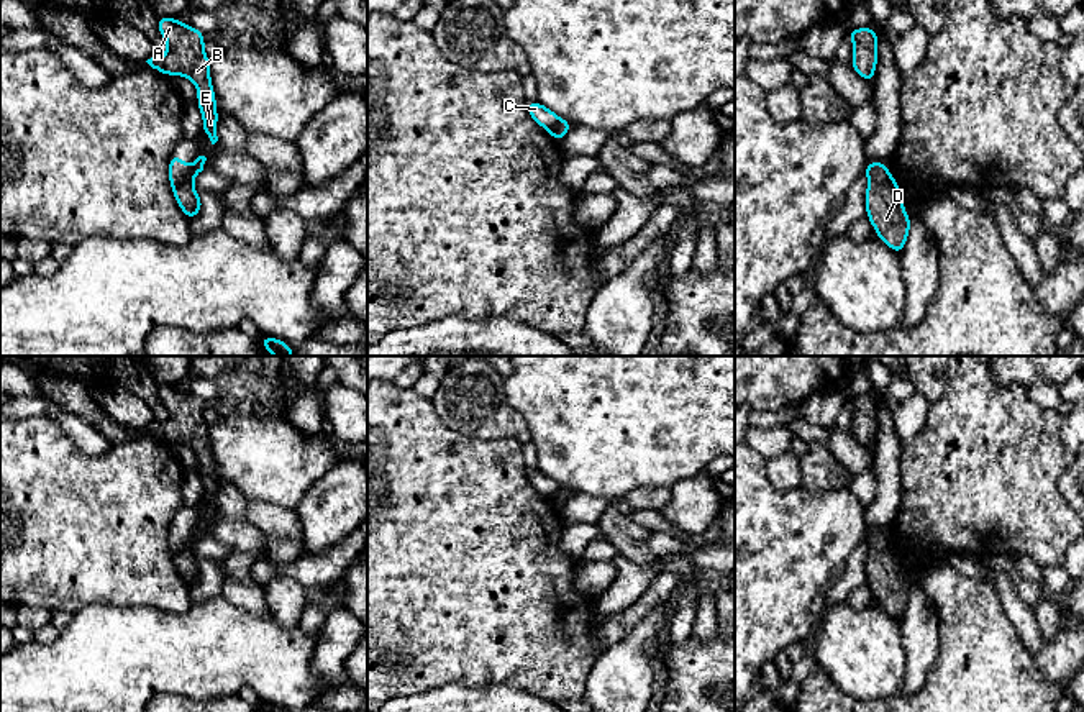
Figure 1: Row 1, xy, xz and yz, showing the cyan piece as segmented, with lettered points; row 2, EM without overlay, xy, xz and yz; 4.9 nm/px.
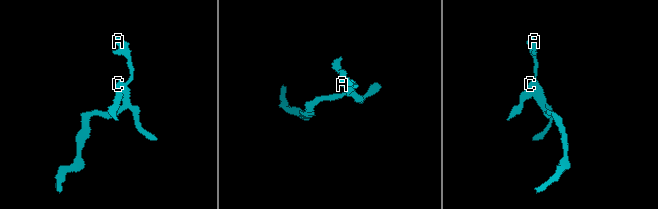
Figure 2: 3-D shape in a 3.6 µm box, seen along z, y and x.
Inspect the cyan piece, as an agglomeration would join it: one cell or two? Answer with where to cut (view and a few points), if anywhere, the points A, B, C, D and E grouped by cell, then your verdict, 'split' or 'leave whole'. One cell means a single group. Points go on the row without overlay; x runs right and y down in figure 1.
xy (192, 534), (173, 556) | A B D E / C | split

